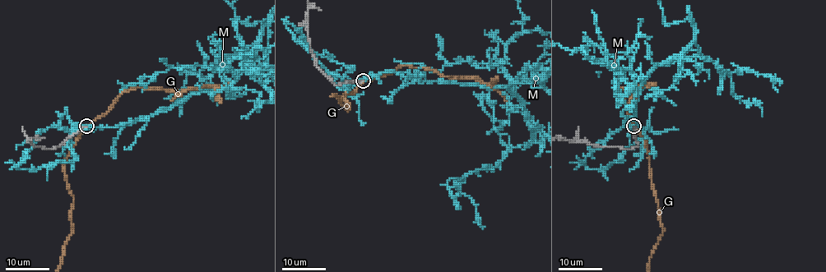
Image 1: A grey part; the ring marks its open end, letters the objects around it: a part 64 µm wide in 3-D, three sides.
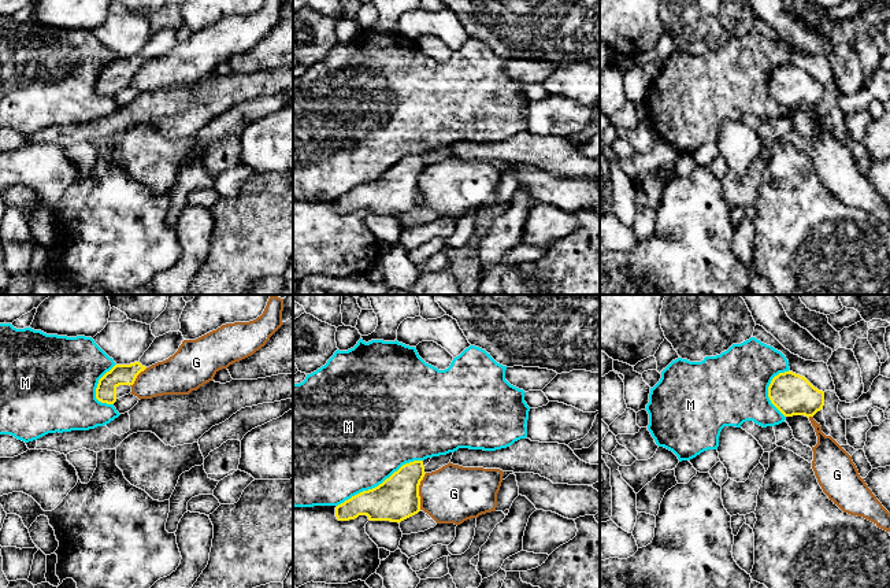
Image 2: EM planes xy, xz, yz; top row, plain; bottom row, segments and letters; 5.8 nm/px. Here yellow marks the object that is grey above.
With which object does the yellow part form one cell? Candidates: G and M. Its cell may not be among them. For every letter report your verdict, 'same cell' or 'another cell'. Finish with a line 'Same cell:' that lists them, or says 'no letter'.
G: another cell
M: another cell
Same cell: no letter

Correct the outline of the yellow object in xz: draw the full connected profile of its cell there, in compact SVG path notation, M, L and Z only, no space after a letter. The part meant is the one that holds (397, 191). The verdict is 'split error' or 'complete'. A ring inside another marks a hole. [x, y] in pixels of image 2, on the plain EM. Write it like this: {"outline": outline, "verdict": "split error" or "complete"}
{"outline": "M423 154L403 158L378 180L363 184L335 200L338 214L355 212L367 208L370 214L401 215L420 204L419 178L424 170Z", "verdict": "complete"}

